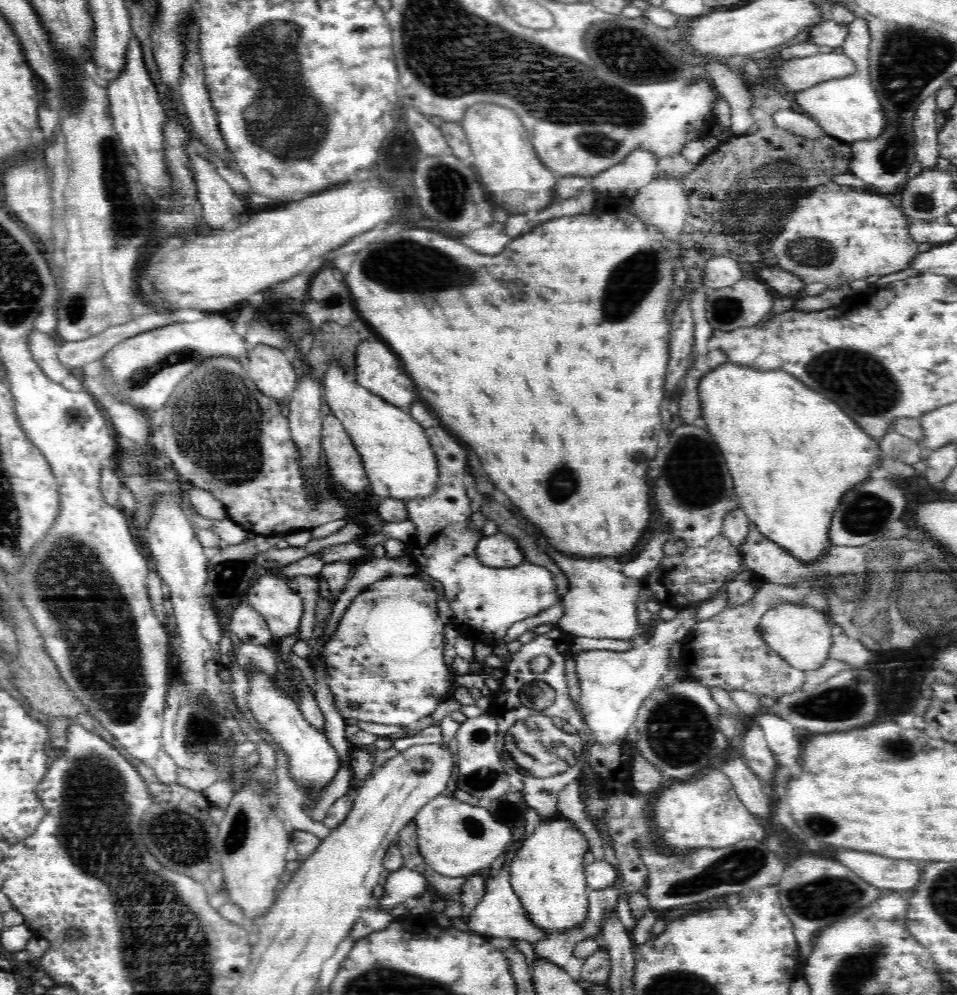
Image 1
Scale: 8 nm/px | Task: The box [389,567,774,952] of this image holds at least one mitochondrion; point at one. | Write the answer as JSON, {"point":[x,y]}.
{"point":[542,750]}

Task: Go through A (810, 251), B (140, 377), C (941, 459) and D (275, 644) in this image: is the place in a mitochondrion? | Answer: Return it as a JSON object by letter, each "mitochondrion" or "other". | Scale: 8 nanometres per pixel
{"A":"mitochondrion","B":"mitochondrion","C":"other","D":"other"}

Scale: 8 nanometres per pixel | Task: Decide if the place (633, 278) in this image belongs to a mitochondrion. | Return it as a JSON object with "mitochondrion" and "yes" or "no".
{"mitochondrion":"yes"}

